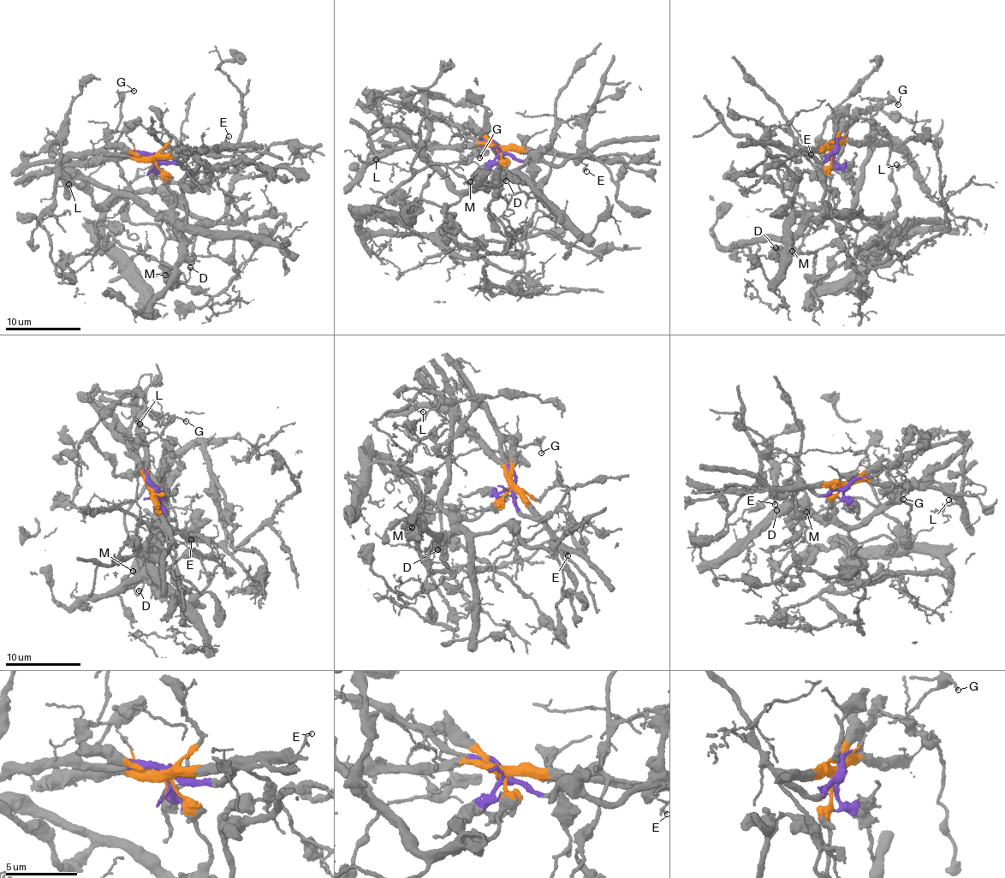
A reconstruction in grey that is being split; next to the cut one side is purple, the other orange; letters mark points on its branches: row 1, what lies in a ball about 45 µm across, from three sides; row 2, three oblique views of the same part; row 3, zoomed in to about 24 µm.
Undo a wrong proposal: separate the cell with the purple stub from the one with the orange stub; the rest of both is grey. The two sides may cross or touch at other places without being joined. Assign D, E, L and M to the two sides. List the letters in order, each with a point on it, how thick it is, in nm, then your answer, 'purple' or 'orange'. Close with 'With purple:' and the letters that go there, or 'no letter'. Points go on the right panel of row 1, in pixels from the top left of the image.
D: place (776, 247); calibre 110 nm; orange
E: place (811, 154); calibre 140 nm; orange
L: place (896, 164); calibre 120 nm; orange
M: place (792, 251); calibre 170 nm; orange
With purple: no letter

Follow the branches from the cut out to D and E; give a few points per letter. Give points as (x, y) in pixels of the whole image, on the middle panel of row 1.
D: (500, 150), (497, 179), (444, 208), (403, 200), (400, 186), (433, 164), (479, 187), (506, 180)
E: (500, 150), (554, 153), (574, 157), (585, 164), (587, 171)

